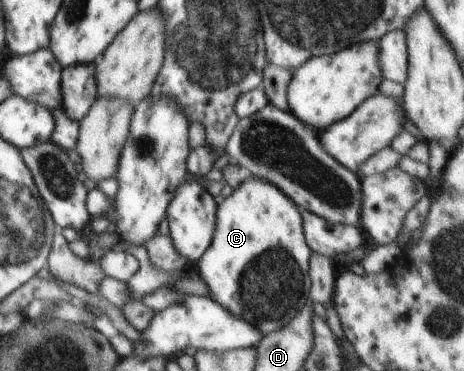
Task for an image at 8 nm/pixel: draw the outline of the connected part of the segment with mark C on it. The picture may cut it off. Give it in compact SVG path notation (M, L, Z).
M254 175L247 176L230 196L218 203L214 238L196 262L200 278L208 284L210 294L218 304L226 306L266 336L296 318L298 310L308 302L311 289L308 264L312 252L304 240L302 209L276 185Z

